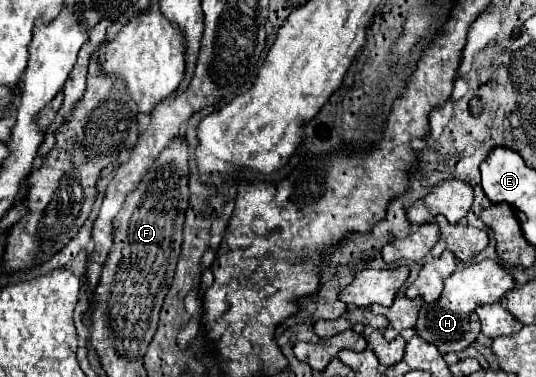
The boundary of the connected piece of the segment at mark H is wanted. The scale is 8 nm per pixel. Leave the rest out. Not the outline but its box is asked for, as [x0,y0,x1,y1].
[414,259,514,355]

